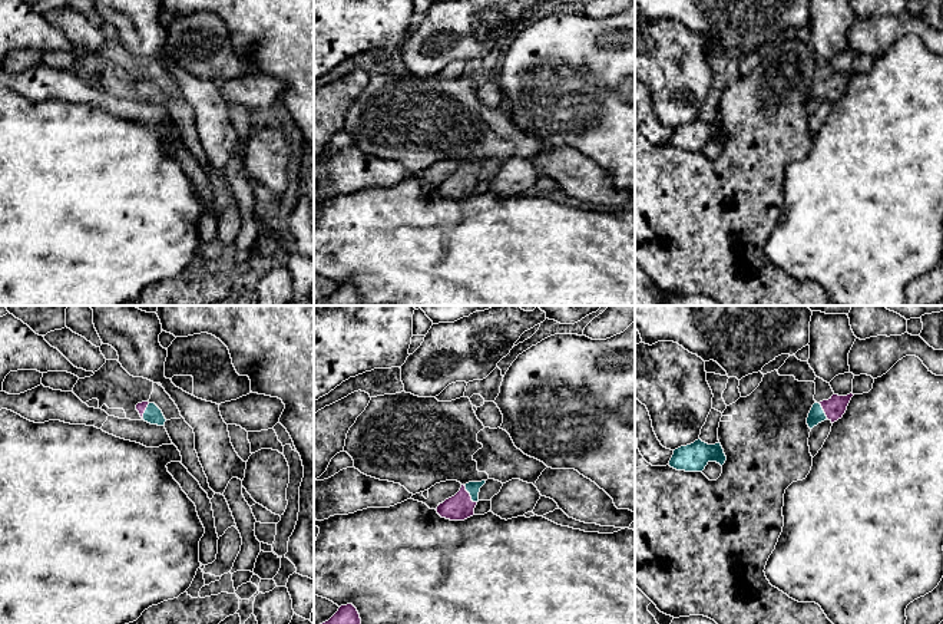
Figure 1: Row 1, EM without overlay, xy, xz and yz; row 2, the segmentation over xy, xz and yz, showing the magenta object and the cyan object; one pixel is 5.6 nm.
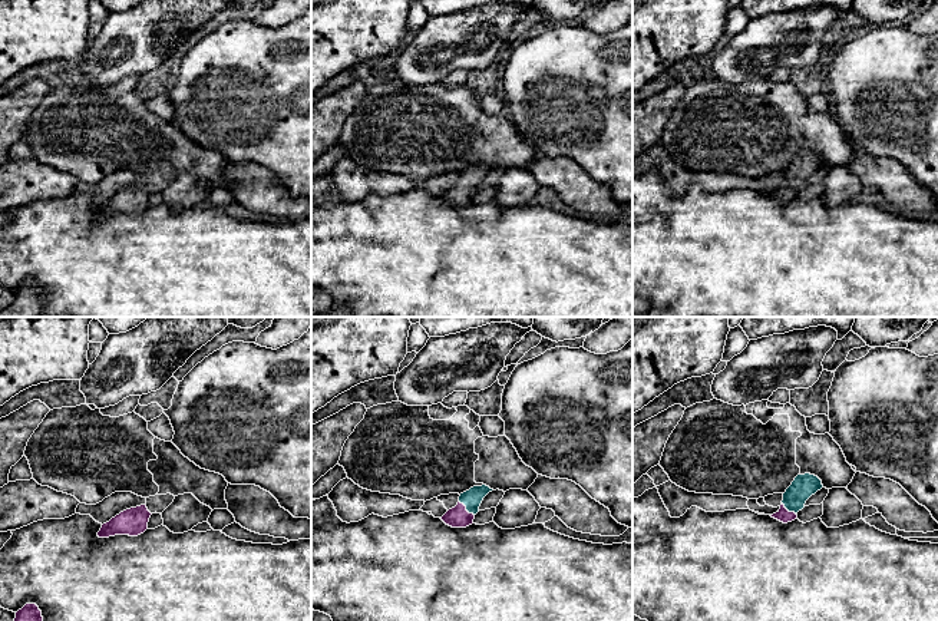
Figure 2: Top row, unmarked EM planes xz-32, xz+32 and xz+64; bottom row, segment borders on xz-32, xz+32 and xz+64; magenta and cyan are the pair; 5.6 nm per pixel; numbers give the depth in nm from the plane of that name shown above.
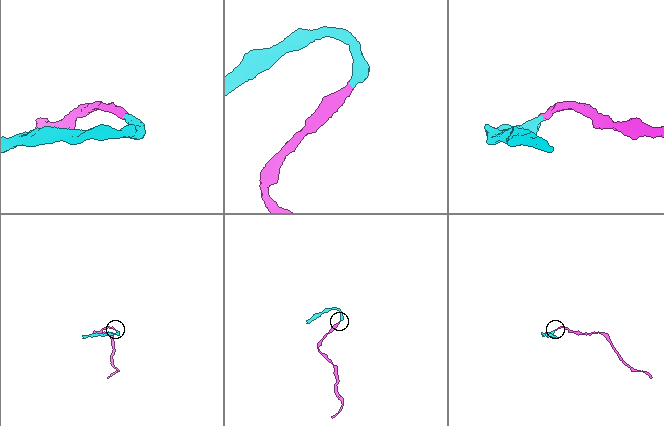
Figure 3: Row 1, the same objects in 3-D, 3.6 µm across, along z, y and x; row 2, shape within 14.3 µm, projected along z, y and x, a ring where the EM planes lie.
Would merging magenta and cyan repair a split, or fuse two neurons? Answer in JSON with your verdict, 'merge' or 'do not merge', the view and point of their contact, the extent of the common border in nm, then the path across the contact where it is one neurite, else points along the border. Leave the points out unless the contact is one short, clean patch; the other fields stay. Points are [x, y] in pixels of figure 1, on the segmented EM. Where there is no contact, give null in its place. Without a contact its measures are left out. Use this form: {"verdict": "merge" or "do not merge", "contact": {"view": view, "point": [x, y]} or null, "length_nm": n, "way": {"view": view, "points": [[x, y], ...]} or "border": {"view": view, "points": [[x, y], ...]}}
{"verdict": "merge", "contact": {"view": "xz", "point": [469, 495]}, "length_nm": 130, "way": {"view": "xz", "points": [[460, 507], [469, 495], [473, 488]]}}

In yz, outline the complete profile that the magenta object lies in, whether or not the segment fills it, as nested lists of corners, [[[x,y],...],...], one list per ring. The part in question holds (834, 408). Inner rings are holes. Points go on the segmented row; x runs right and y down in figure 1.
[[[853,393],[847,396],[833,394],[828,400],[823,400],[820,403],[815,402],[807,417],[808,427],[813,429],[827,419],[831,423],[841,419],[853,396]]]

